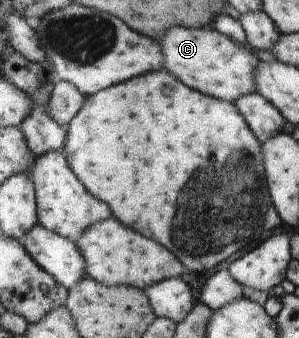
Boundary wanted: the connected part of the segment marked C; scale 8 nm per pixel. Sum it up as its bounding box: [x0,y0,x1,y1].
[157,27,261,103]

